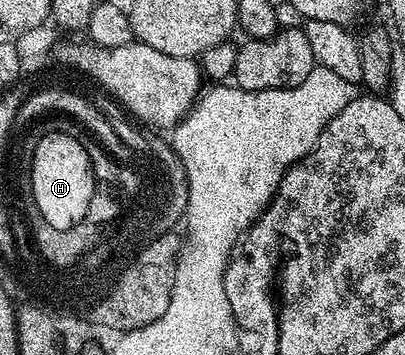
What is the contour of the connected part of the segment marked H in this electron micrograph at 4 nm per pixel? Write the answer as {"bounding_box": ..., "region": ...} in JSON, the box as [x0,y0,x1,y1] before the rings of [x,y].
{"bounding_box":[35,132,92,228],"region":[[[55,132],[35,150],[35,204],[41,205],[43,220],[53,222],[53,226],[64,228],[74,222],[84,212],[89,199],[89,174],[92,164],[86,159],[84,148],[73,136],[60,138]]]}

